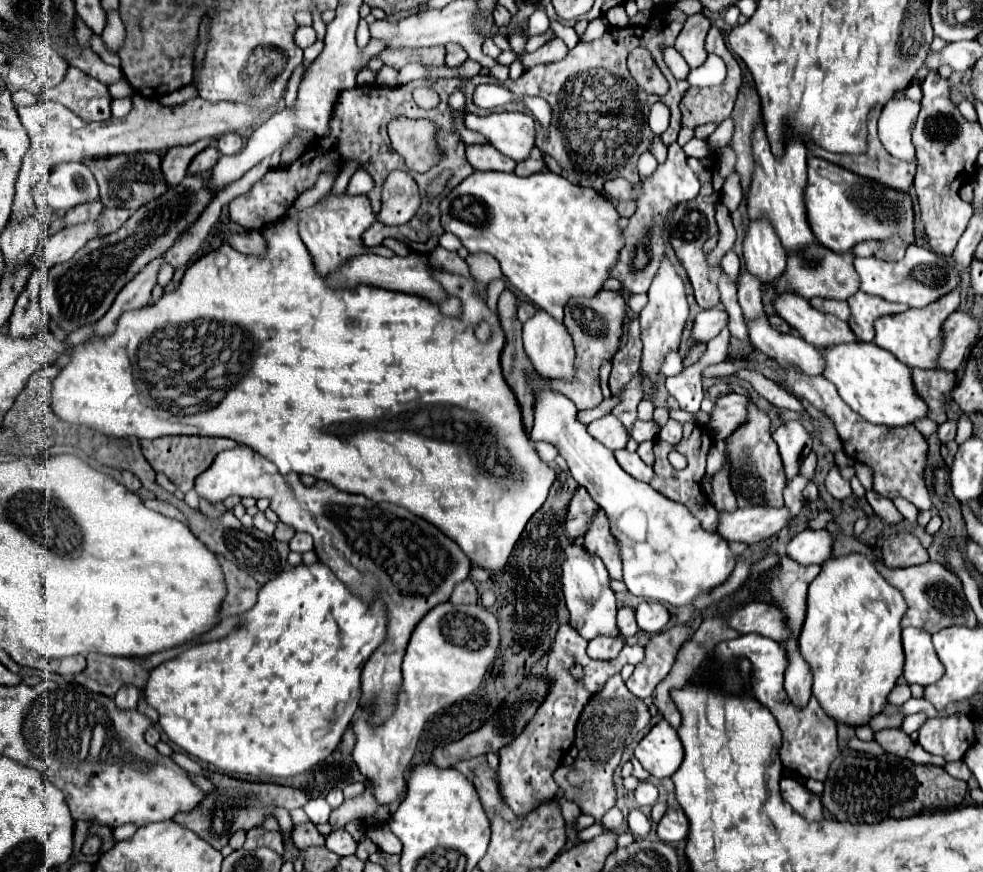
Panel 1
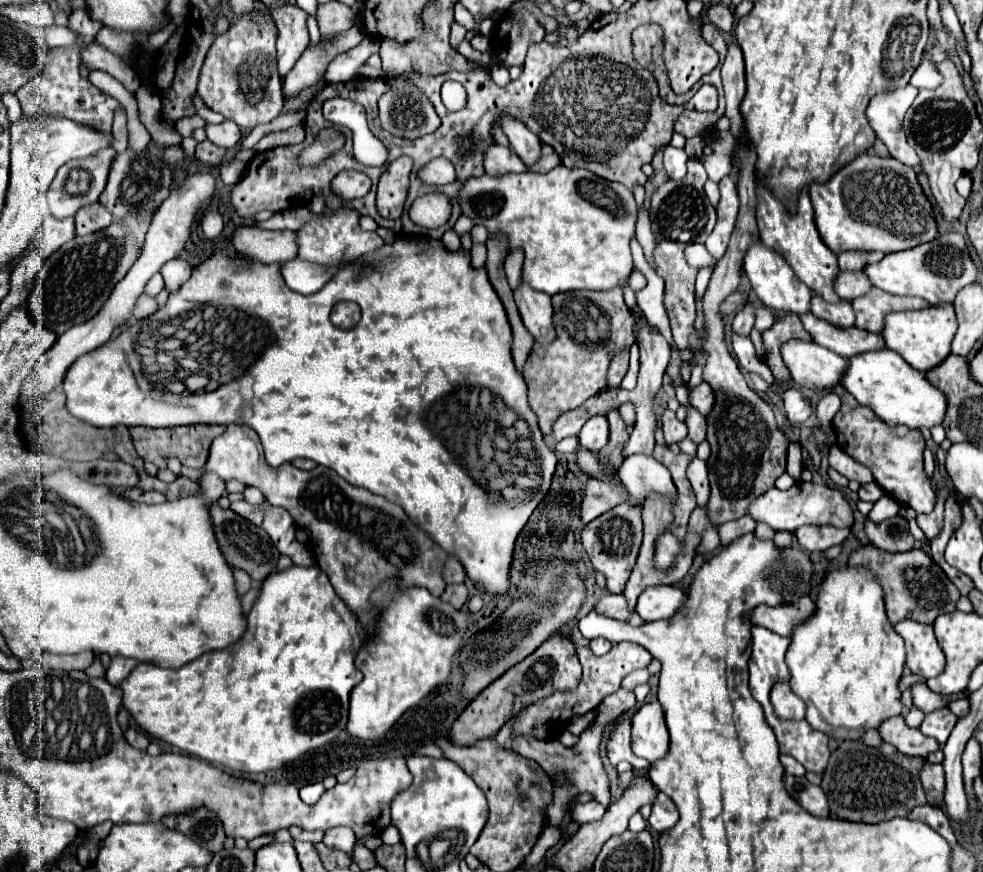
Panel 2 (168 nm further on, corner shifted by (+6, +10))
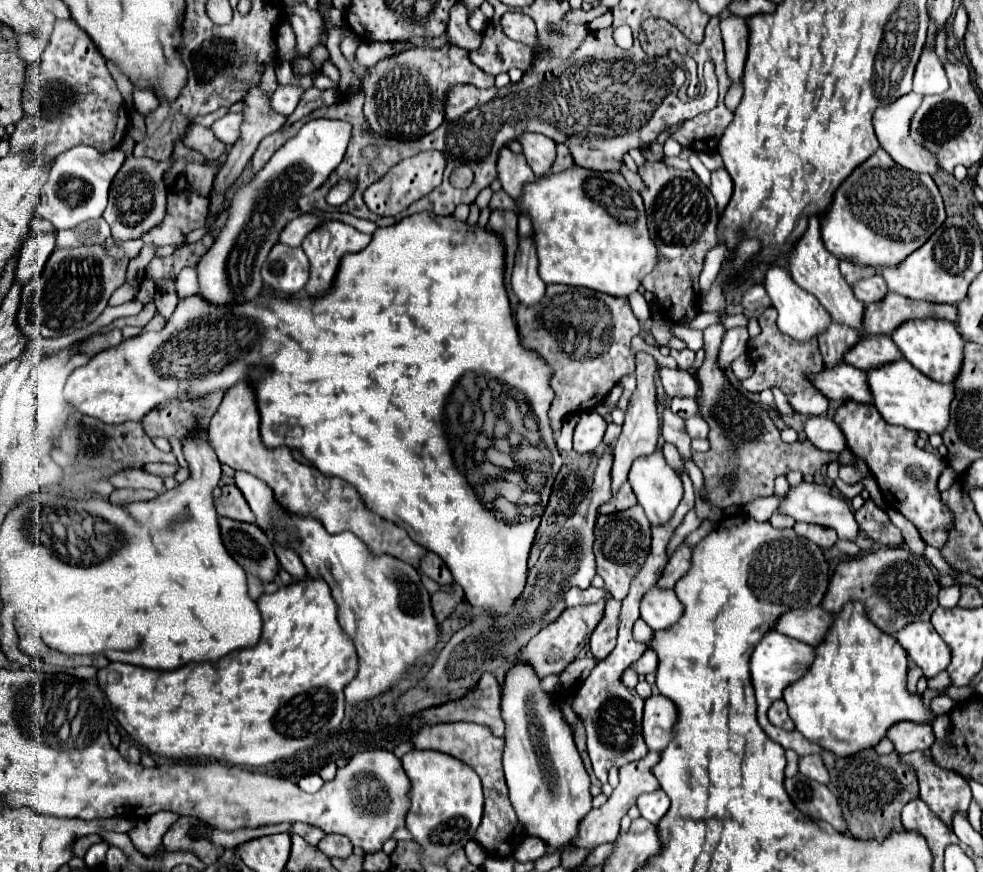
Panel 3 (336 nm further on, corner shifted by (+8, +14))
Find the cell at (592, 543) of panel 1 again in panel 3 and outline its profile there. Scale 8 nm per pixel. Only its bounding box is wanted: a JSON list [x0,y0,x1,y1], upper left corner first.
[594,506,650,600]

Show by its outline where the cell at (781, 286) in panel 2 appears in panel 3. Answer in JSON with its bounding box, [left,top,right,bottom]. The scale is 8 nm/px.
[764,266,830,340]

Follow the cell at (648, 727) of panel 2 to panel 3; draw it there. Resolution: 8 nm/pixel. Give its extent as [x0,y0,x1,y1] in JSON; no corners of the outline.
[644,694,676,752]

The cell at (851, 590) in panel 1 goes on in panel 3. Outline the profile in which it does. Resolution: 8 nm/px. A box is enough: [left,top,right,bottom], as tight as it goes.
[784,602,936,756]

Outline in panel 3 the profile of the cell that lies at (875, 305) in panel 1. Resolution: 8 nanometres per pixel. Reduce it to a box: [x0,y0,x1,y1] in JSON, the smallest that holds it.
[864,292,958,336]

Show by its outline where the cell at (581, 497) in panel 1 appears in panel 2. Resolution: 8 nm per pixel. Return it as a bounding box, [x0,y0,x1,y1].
[580,478,626,524]

